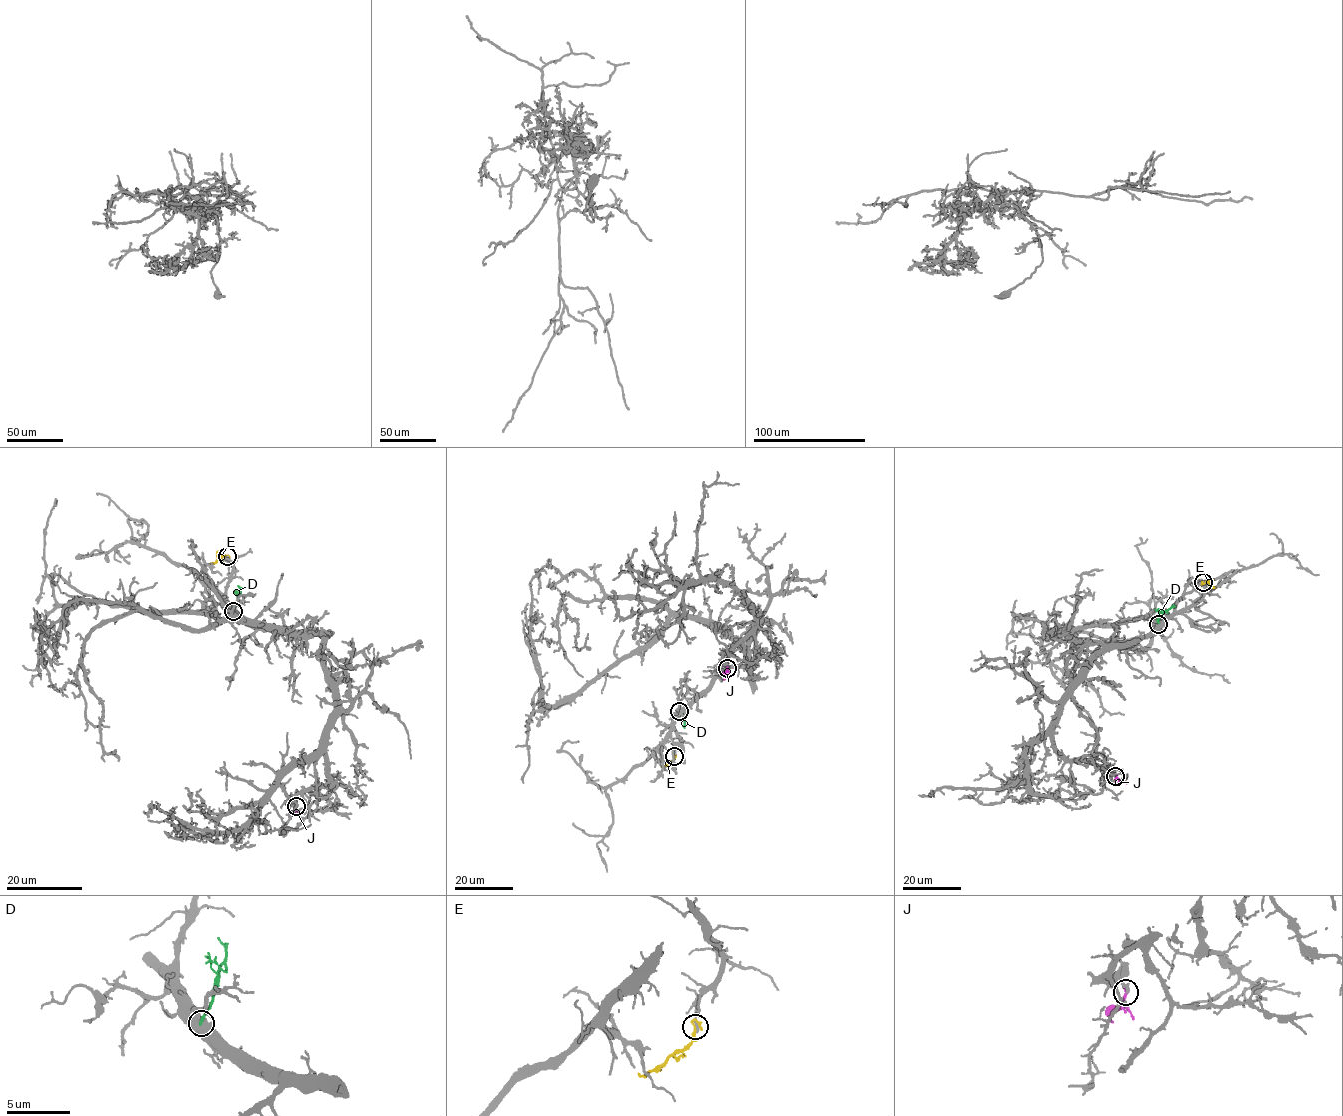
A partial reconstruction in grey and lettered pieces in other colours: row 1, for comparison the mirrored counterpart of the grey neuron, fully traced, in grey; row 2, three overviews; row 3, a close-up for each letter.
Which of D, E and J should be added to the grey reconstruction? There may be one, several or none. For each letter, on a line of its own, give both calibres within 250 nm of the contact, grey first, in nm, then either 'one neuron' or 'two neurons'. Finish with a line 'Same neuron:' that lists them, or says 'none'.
D: 750 nm thick on the grey side, 200 nm on the other; two neurons
E: 260 nm thick on the grey side, 240 nm on the other; two neurons
J: 200 nm thick on the grey side, 180 nm on the other; one neuron
Same neuron: J

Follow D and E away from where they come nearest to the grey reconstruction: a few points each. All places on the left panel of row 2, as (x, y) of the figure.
D: (233, 611), (240, 590), (238, 585)
E: (227, 557), (220, 557), (210, 563)

